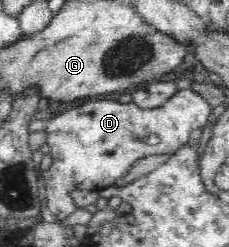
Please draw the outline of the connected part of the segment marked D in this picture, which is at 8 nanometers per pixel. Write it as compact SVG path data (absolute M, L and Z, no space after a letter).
M189 88L179 90L169 102L155 109L141 109L133 102L119 103L114 96L108 96L106 100L90 100L81 107L60 113L46 125L46 141L54 159L50 169L42 172L49 210L56 216L57 221L61 222L77 210L70 196L71 191L88 189L107 193L117 179L130 172L136 161L150 155L174 154L184 144L188 144L192 130L202 130L209 123L211 111L211 106Z

